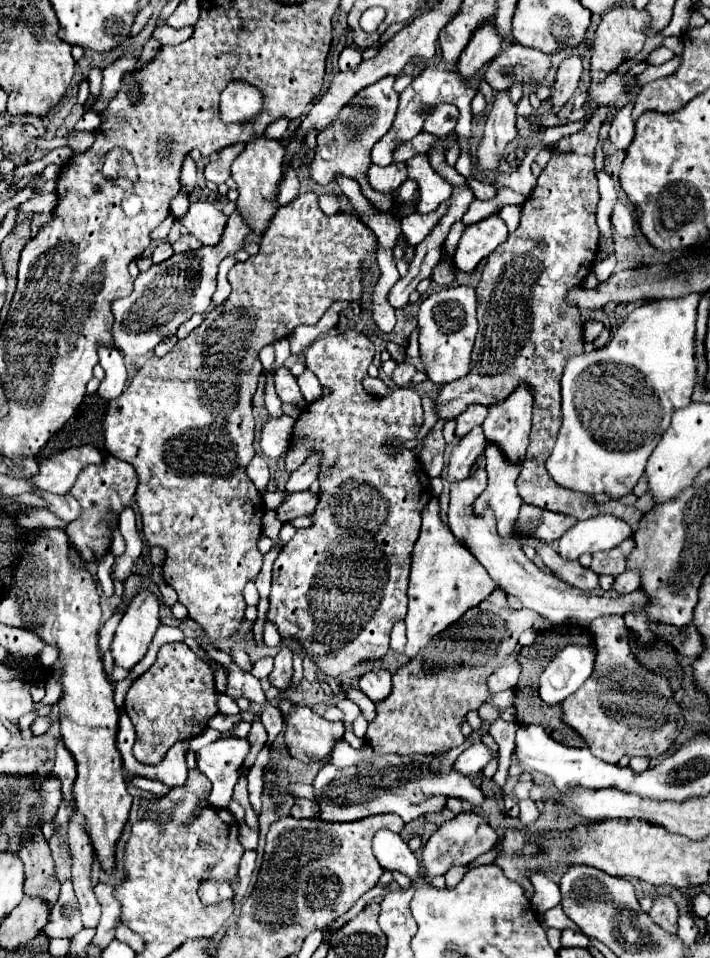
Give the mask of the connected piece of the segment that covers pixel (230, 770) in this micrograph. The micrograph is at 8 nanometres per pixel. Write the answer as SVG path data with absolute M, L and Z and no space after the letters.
M228 737L214 741L198 751L198 769L210 779L212 791L209 802L212 807L226 809L232 799L232 783L238 781L238 767L250 753L248 739Z

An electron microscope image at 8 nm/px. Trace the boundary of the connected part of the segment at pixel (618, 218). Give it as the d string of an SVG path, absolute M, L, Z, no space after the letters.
M617 200L612 209L612 215L610 215L610 221L612 221L612 227L618 235L622 237L634 237L635 235L635 220L631 211L620 201Z

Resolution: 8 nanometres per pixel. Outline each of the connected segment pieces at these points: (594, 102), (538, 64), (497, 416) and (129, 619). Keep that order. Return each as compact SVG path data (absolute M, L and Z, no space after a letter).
M628 67L626 73L620 73L620 69L610 71L602 81L592 79L588 85L588 97L586 97L586 113L582 117L582 121L590 121L596 113L598 107L612 107L612 111L604 117L602 123L612 123L612 119L616 119L618 111L626 105L626 103L636 103L636 97L640 93L640 85L636 81L636 73L632 73L630 77L626 77L632 71L632 67Z
M510 43L494 61L490 61L484 79L494 91L508 91L514 83L540 83L550 67L550 55Z
M520 385L508 399L504 399L504 403L490 407L488 419L482 427L488 443L496 445L510 463L518 465L526 455L530 421L532 395L528 387Z
M148 589L140 591L128 611L124 613L112 641L114 663L122 669L132 669L146 655L154 633L160 625L158 621L158 597Z

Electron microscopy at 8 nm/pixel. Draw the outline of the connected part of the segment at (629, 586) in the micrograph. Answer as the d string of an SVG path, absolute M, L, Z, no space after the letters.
M626 569L624 573L620 573L614 581L614 591L618 595L624 595L624 593L632 593L640 589L640 577L638 577L638 571L630 571Z

